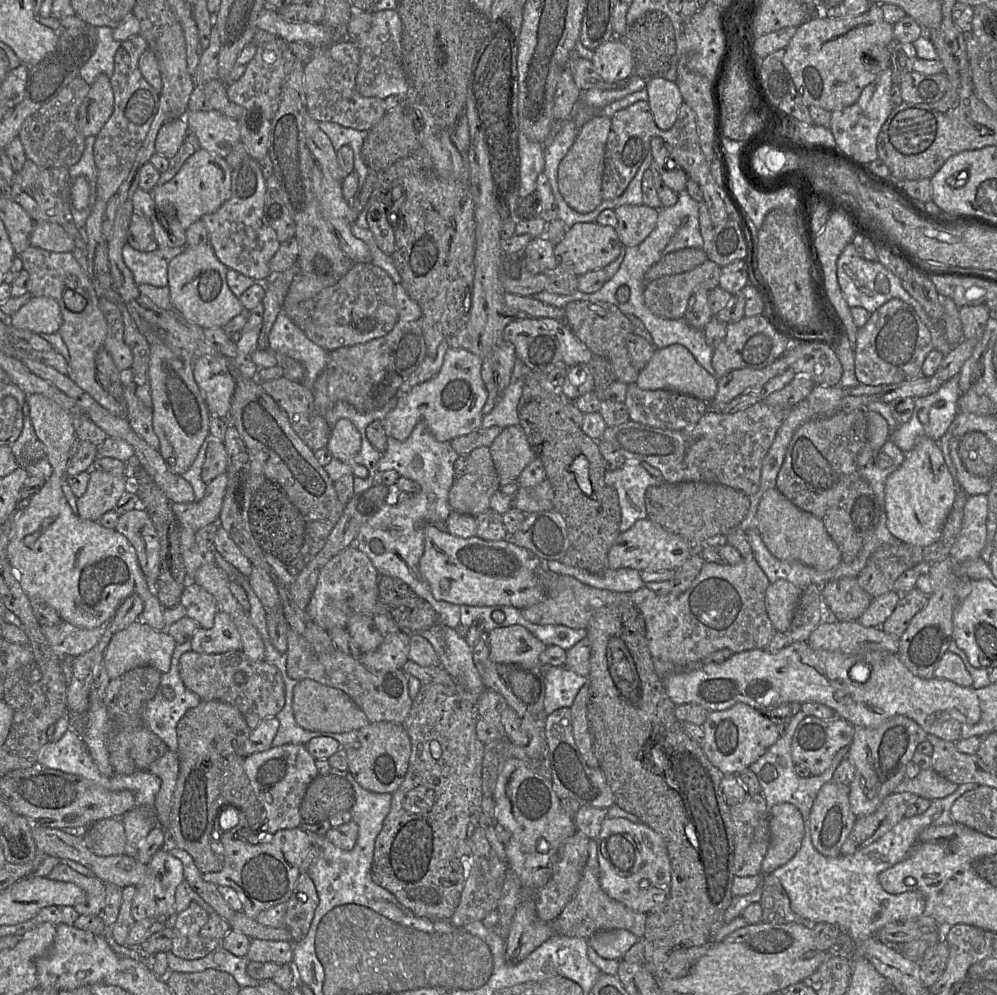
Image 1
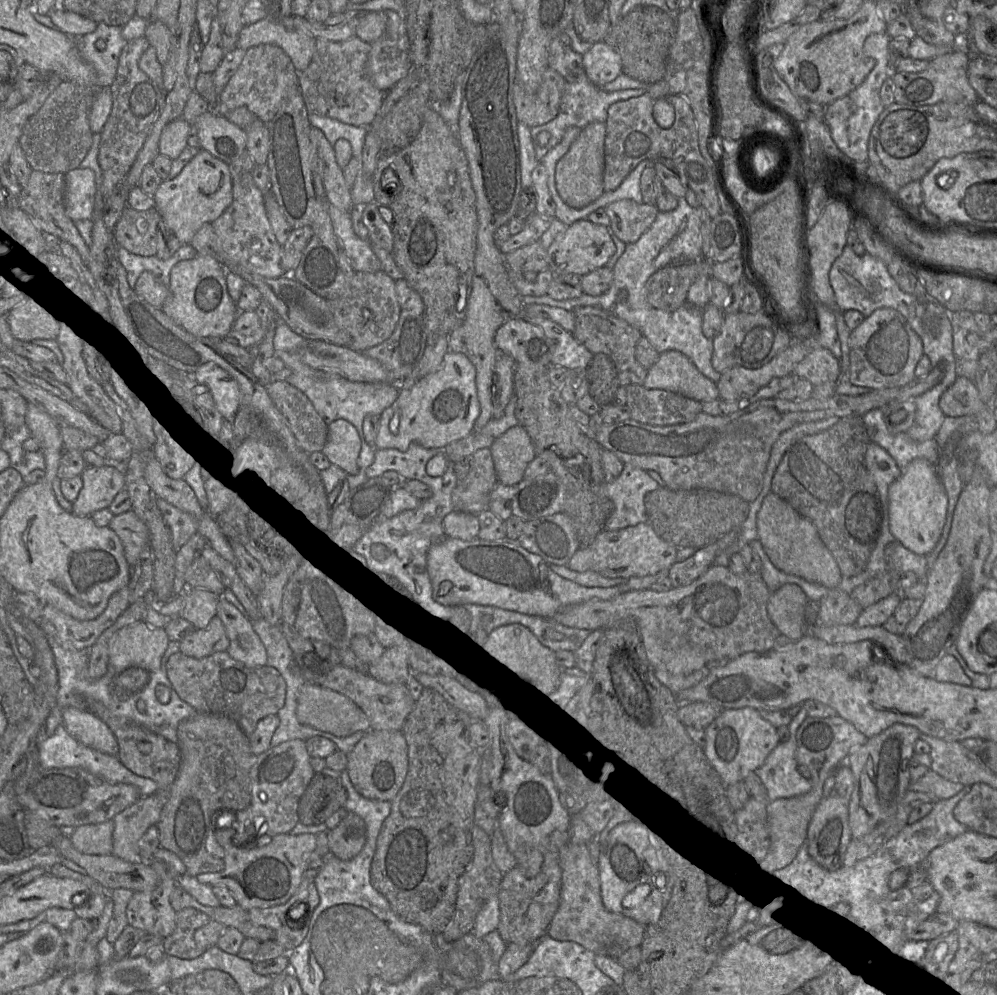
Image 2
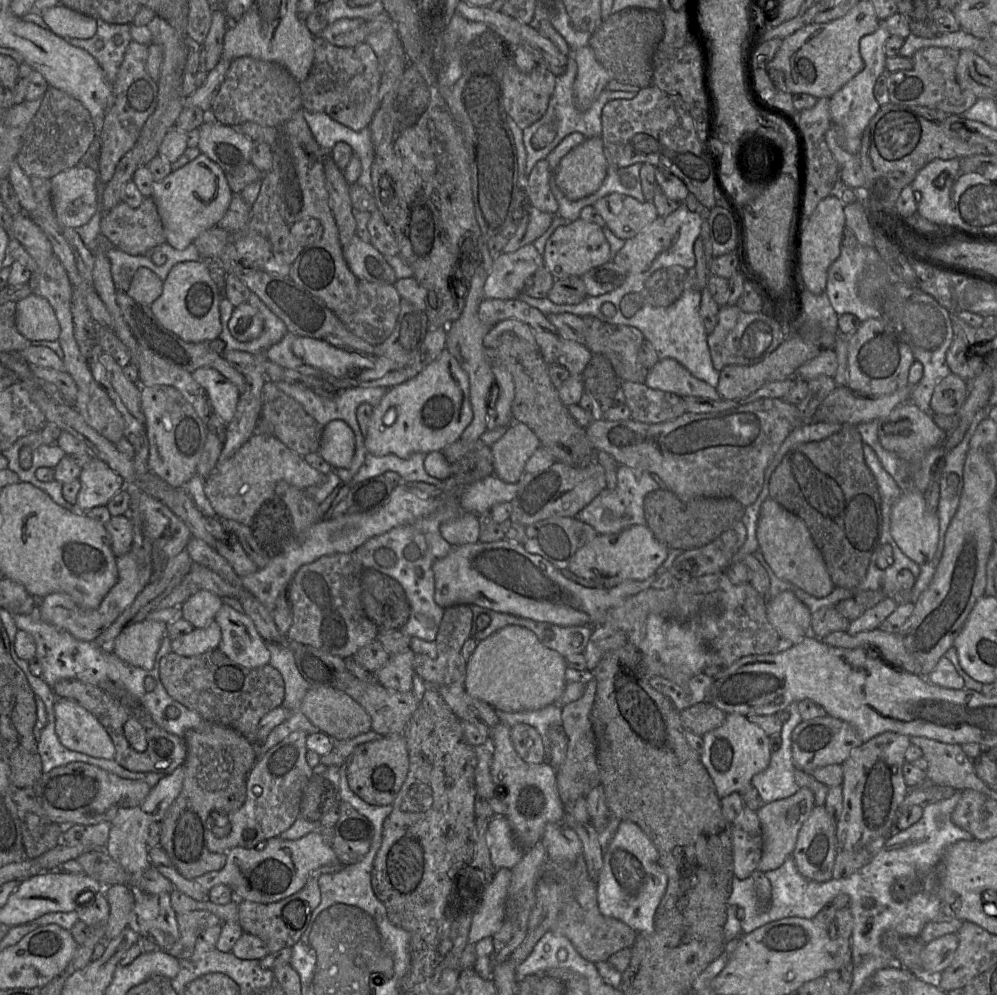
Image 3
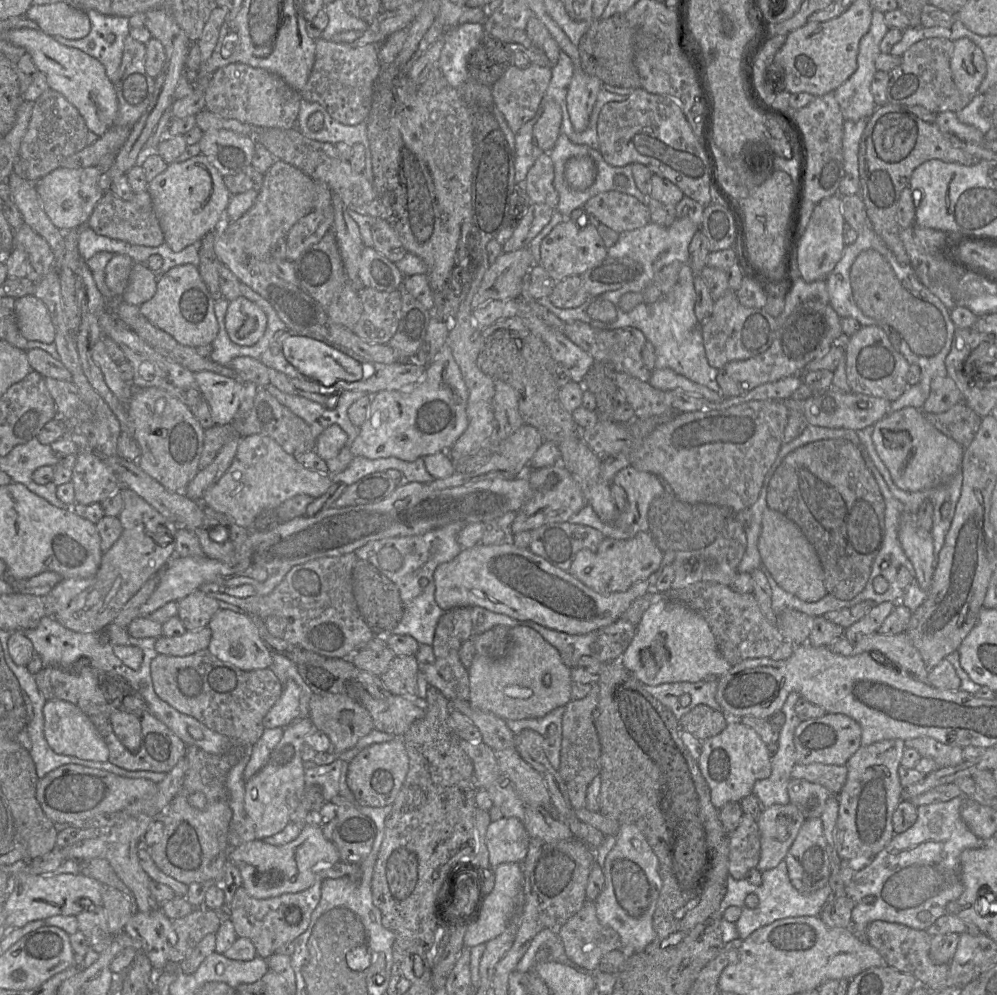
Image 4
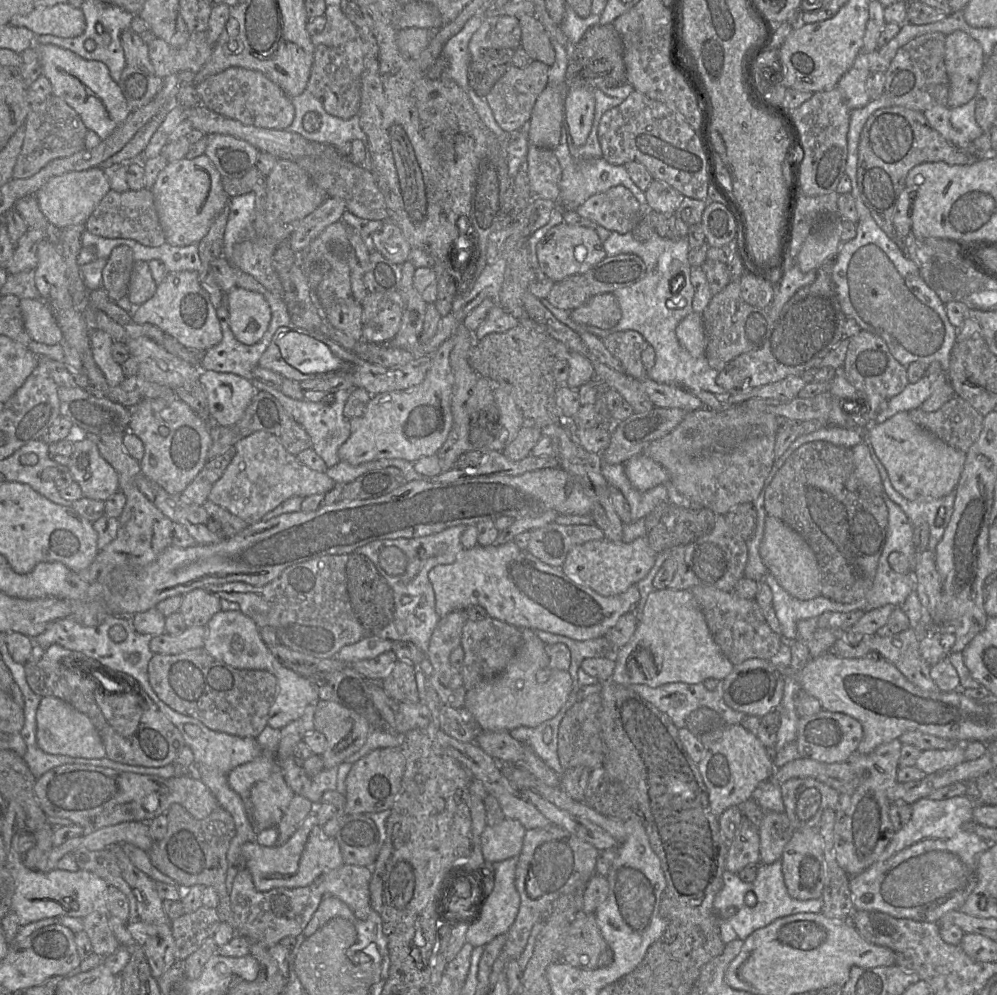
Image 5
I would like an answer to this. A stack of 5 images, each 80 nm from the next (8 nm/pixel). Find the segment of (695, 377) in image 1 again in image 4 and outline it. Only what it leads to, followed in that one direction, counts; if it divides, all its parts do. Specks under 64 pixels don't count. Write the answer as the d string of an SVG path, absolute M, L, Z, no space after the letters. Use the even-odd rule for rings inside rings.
M670 368L653 369L648 383L655 389L668 391L681 389L694 396L700 396L710 402L720 403L723 399L720 392L715 392L706 386L697 384L686 377L677 374Z

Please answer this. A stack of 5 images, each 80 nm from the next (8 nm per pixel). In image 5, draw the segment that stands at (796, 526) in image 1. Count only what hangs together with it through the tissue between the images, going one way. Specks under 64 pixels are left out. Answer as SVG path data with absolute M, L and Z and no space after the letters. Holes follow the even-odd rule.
M766 515L759 552L768 572L790 595L800 600L821 596L821 575L815 553L804 538L783 521Z

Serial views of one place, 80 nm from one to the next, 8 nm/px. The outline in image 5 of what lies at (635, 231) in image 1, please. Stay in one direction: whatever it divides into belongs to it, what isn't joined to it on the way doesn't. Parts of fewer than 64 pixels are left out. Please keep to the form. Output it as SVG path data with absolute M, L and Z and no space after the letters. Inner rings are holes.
M614 186L591 196L575 213L611 232L624 234L633 230L647 210L627 188Z

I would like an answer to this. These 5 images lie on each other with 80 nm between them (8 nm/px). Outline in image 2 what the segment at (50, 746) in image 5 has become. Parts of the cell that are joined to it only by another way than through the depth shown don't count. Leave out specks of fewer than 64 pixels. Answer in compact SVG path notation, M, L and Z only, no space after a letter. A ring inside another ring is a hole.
M66 707L62 710L62 725L82 744L102 753L117 756L118 744L113 732L90 711Z

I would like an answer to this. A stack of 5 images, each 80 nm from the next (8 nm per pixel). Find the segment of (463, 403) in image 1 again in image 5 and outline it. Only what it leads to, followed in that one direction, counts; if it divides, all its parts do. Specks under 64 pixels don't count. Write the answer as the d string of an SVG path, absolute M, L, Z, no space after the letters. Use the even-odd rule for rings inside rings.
M450 337L432 354L431 366L420 384L406 390L371 396L365 413L361 417L349 420L350 436L338 449L340 461L354 466L381 459L402 459L415 463L421 457L437 453L447 439L453 425L451 412L452 370L449 360L452 348L453 338Z

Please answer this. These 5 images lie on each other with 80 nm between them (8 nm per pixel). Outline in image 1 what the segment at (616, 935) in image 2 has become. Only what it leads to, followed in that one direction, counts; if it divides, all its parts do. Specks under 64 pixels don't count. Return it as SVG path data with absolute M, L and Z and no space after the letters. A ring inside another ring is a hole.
M586 866L572 899L552 922L557 935L588 939L601 930L625 929L641 940L645 933L647 914L636 912L623 903L610 898L601 888L598 870Z

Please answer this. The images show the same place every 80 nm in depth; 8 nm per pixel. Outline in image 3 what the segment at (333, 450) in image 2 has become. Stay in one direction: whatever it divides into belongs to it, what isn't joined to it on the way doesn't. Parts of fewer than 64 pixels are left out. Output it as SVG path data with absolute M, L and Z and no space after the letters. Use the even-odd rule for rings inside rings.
M333 420L323 428L317 452L331 467L348 468L355 454L355 435L342 420Z

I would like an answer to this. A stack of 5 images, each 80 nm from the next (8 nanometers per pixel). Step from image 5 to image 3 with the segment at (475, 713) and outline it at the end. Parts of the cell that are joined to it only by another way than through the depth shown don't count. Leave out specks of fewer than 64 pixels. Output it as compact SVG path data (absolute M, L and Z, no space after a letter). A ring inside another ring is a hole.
M508 625L478 641L475 651L466 662L465 690L470 696L486 702L496 711L538 710L559 701L567 684L567 667L565 658L557 651L544 646L533 631L518 625Z

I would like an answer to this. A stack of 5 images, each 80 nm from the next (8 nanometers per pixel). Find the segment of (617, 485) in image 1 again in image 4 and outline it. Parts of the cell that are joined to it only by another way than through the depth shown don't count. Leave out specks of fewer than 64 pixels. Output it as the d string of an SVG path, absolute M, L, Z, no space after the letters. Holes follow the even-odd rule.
M628 465L627 467L619 470L614 475L610 483L620 486L627 496L626 509L618 512L614 521L609 523L601 521L593 508L589 504L585 504L581 510L568 519L568 522L593 527L599 530L605 537L619 540L631 539L638 532L648 532L647 513L650 503L654 498L662 495L665 491L659 482L659 478L654 474L638 471L631 465Z

